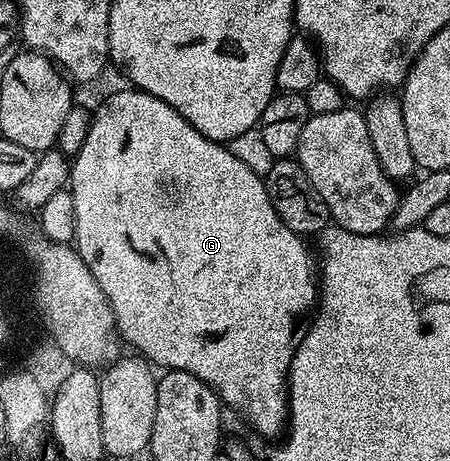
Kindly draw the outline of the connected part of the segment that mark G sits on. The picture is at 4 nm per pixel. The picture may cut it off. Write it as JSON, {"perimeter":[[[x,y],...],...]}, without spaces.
{"perimeter":[[[128,87],[129,89],[121,89],[118,93],[113,93],[101,106],[98,107],[97,113],[92,114],[87,137],[83,139],[83,145],[79,147],[76,157],[72,158],[71,168],[67,188],[73,196],[75,203],[75,248],[79,256],[83,259],[83,263],[87,263],[87,267],[91,271],[91,275],[95,275],[95,283],[99,283],[99,287],[103,291],[103,295],[109,300],[109,306],[113,312],[113,318],[117,324],[117,331],[120,340],[126,346],[129,345],[130,350],[136,351],[146,361],[154,366],[160,367],[162,370],[178,369],[183,372],[190,372],[195,378],[201,379],[207,387],[217,393],[220,400],[226,406],[229,405],[237,413],[242,413],[249,420],[249,425],[261,437],[277,437],[280,438],[286,432],[287,422],[289,419],[289,368],[291,367],[291,359],[295,355],[295,351],[299,347],[299,343],[303,339],[306,329],[309,327],[310,320],[317,308],[319,300],[319,269],[315,264],[315,257],[309,254],[309,245],[302,234],[291,231],[291,227],[287,227],[287,223],[283,223],[283,219],[279,219],[279,215],[275,211],[275,207],[271,207],[271,199],[267,195],[267,187],[265,186],[265,178],[262,174],[251,171],[251,167],[247,167],[239,159],[235,159],[235,155],[231,155],[231,151],[220,141],[212,141],[203,136],[195,127],[191,127],[191,123],[187,123],[187,119],[183,119],[171,108],[167,103],[163,103],[163,99],[155,99],[155,95],[150,93],[142,93],[136,87]]]}

